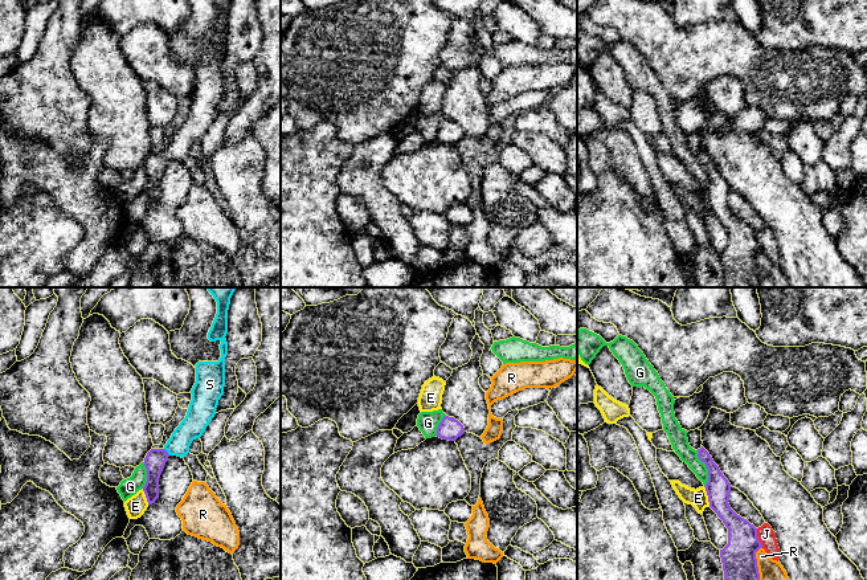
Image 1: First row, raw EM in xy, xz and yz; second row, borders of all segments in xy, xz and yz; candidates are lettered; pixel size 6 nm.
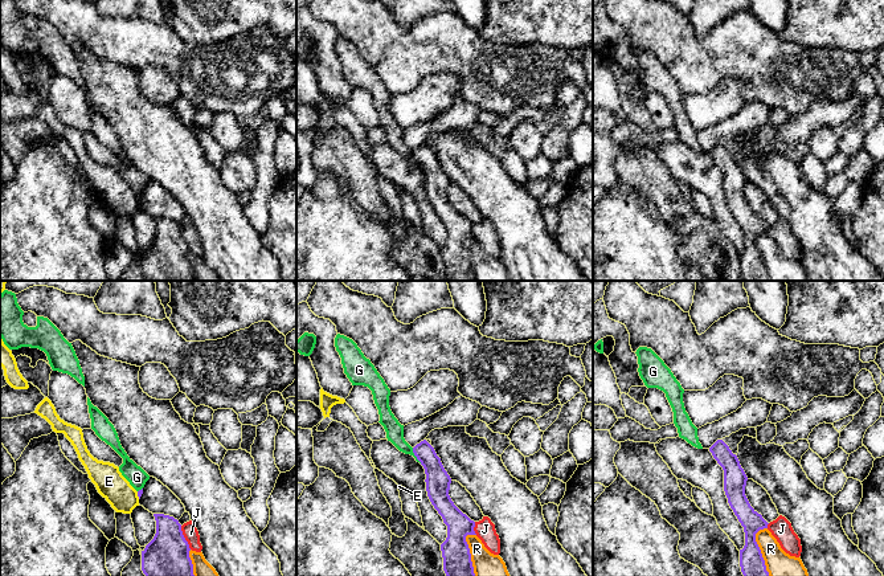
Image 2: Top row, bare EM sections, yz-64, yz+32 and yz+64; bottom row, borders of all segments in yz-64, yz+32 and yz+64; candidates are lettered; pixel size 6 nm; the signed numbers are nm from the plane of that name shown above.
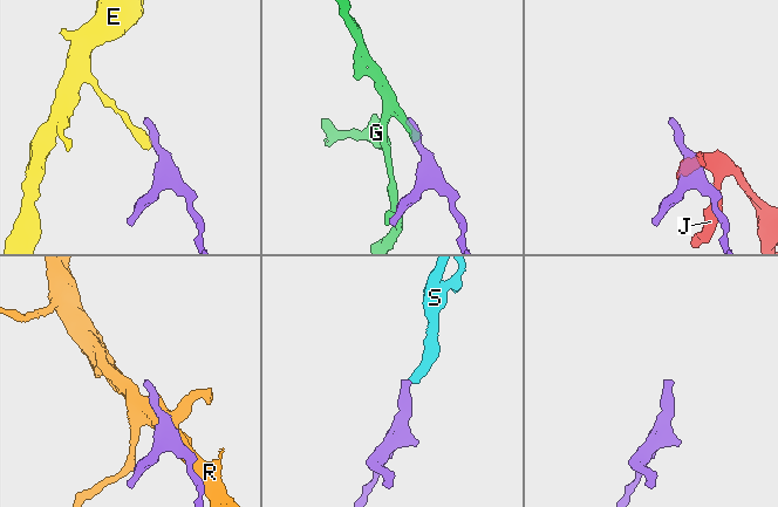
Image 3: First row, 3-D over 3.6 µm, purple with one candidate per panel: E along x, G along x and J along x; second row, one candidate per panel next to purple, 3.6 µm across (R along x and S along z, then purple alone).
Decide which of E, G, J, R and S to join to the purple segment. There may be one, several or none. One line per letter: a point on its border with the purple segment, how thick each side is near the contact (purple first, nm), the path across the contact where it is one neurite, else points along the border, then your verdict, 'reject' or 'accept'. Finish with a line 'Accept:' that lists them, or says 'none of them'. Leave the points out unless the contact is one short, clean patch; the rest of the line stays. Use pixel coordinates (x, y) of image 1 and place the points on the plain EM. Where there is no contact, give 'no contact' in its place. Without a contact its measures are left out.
E: contact yz (708, 200); calibres 150 and 110 nm; border yz (703, 190), (710, 209); reject
G: contact yz (707, 171); calibres 150 and 110 nm; border yz (696, 154), (696, 159), (707, 172), (707, 187), (704, 190); reject
J: contact yz (757, 241); calibres 220 and 100 nm; reject
R: contact yz (756, 269); calibres 220 and 180 nm; reject
S: contact xy (167, 155); calibres 130 and 150 nm; way xy (155, 163), (167, 155), (193, 129); accept
Accept: S

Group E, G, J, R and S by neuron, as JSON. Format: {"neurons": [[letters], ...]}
{"neurons": [["E"], ["G"], ["J"], ["R"], ["S"]]}

